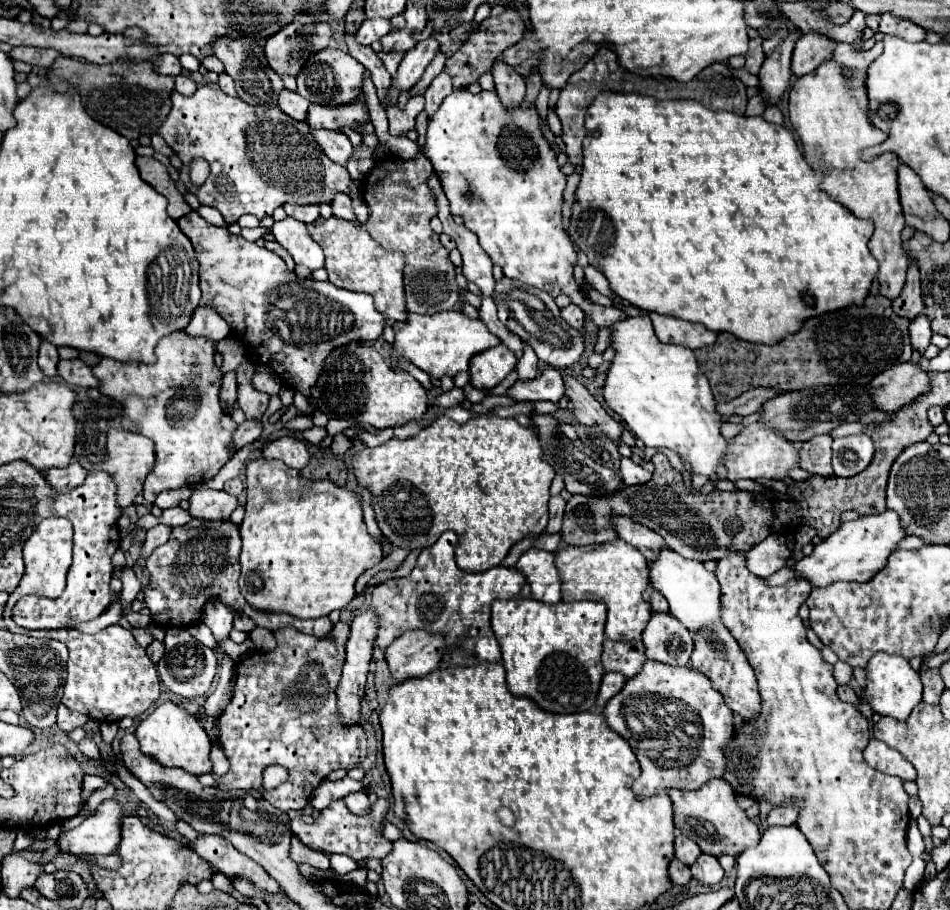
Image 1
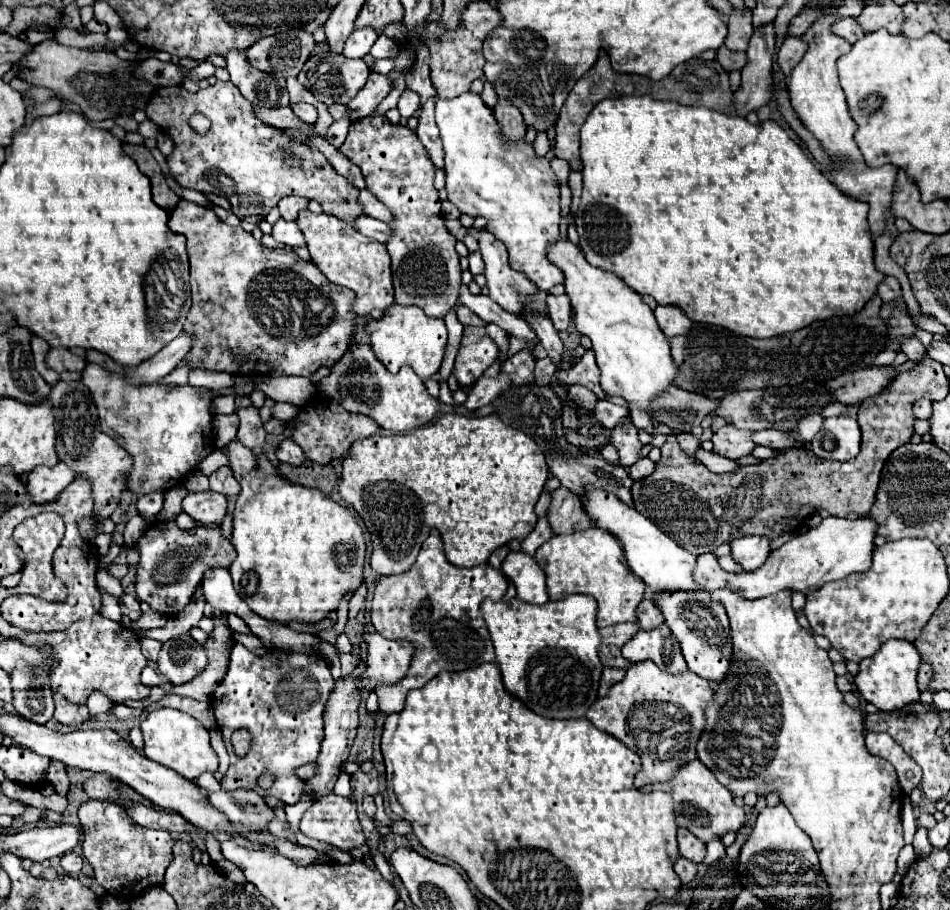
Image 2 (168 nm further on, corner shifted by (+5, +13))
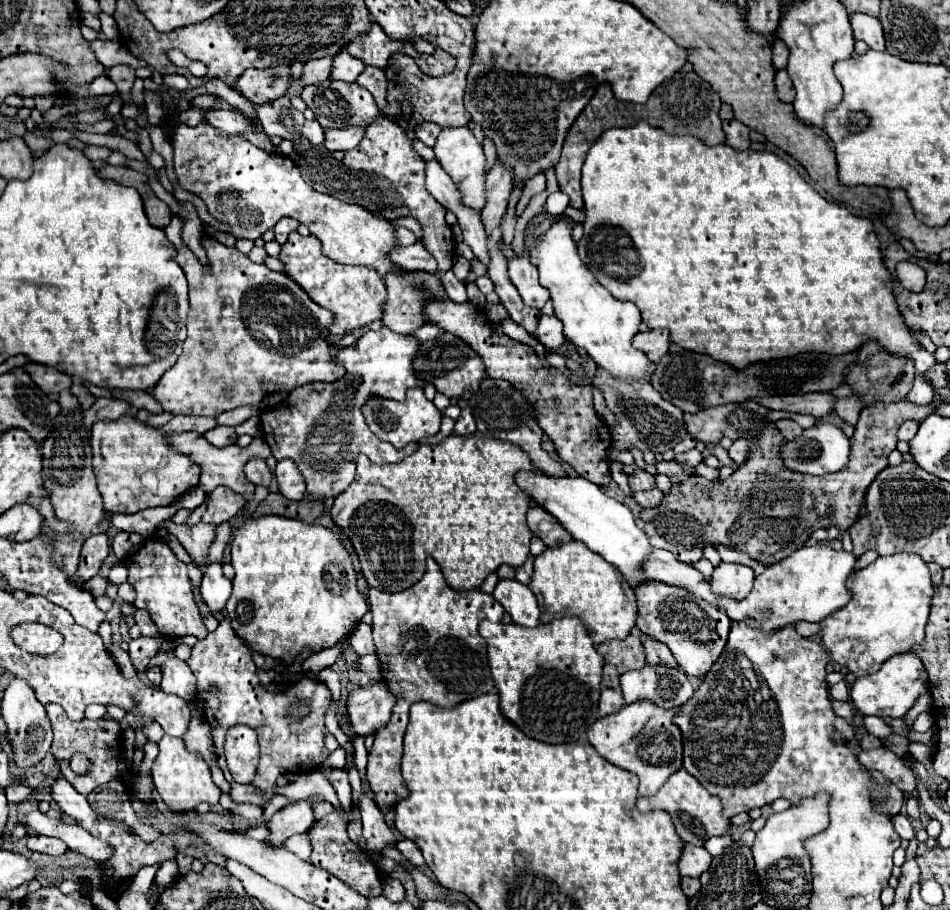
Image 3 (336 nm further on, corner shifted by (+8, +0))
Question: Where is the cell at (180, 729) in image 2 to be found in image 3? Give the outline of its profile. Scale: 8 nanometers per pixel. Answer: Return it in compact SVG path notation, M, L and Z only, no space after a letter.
M164 734L162 740L158 742L158 750L160 752L152 764L152 780L154 780L154 786L160 794L160 798L170 806L172 812L194 810L200 802L208 802L210 806L214 806L218 802L222 790L214 784L212 772L210 772L206 760L202 758L202 754L190 752L182 738L174 738L168 734Z

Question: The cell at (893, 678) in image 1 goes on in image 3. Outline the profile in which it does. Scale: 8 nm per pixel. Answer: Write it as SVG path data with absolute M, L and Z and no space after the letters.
M914 652L898 654L888 658L878 672L870 676L862 676L852 684L850 698L856 710L864 716L878 716L878 718L904 718L906 712L912 708L916 698L928 688L927 673L920 658Z

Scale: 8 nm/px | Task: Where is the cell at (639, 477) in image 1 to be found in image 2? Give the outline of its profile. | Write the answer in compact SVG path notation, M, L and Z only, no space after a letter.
M643 457L641 461L637 461L637 465L629 467L629 475L633 481L639 481L641 477L647 477L649 473L653 473L653 469L655 469L655 463L649 457Z

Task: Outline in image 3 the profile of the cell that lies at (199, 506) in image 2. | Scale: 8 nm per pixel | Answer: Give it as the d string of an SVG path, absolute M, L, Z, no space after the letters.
M170 522L166 528L170 534L174 534L180 540L180 544L186 548L186 552L192 556L192 560L196 564L202 564L202 560L208 552L208 546L216 538L216 526L206 524L206 522L198 522L194 526Z

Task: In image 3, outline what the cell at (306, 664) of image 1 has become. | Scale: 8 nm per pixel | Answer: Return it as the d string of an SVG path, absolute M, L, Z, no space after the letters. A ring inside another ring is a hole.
M222 620L218 624L218 628L214 632L210 632L204 640L200 640L198 644L192 646L192 654L190 658L186 660L188 666L194 670L196 678L198 678L198 698L204 700L204 718L206 722L210 724L212 728L212 740L214 740L214 746L216 746L216 754L218 754L218 766L222 768L224 774L228 774L228 768L226 768L226 758L224 758L224 740L226 740L226 730L232 728L234 724L246 724L250 726L252 730L256 730L258 734L258 742L260 742L260 764L258 764L258 772L256 772L256 778L252 784L238 784L238 782L230 782L230 798L232 802L250 802L250 804L258 804L258 806L264 806L272 796L276 796L276 778L280 774L294 774L294 772L300 772L300 770L314 770L322 764L322 758L326 758L326 754L330 754L324 746L324 734L326 734L326 728L324 728L324 714L326 714L326 708L328 708L328 702L330 702L330 690L306 676L294 684L286 684L286 690L282 692L268 692L266 688L262 688L262 684L257 676L257 667L253 661L252 655L242 640L234 634L232 626L228 620ZM216 686L218 692L214 694L210 688ZM252 788L260 788L262 794L258 796Z

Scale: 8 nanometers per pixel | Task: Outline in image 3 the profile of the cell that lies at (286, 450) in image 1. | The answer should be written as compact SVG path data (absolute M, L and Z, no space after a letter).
M290 458L278 460L274 474L276 474L276 480L278 480L278 486L280 486L282 494L286 494L290 500L304 498L304 494L306 494L304 478L302 478L298 466Z

